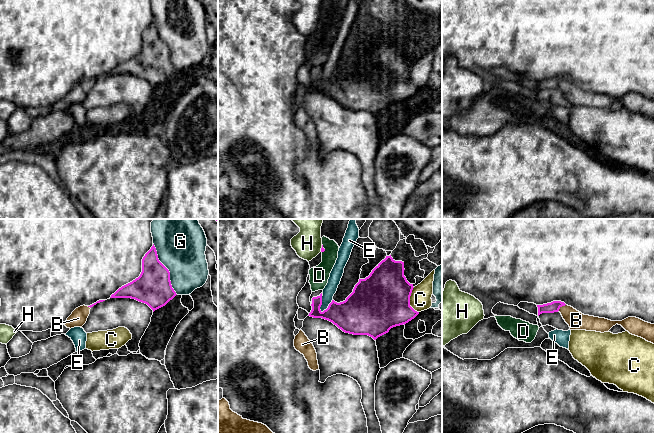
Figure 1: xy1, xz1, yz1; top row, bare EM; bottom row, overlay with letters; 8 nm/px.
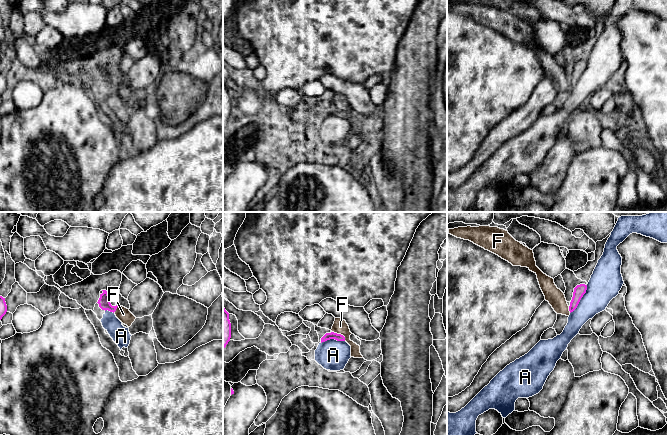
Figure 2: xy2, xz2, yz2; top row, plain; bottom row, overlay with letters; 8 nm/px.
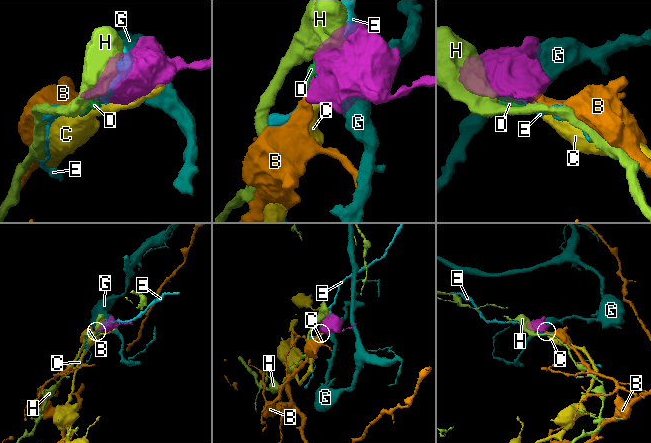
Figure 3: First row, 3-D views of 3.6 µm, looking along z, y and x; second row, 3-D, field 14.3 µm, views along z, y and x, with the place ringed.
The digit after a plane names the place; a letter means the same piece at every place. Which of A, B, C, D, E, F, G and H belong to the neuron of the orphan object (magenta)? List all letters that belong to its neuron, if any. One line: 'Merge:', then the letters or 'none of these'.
Merge: B

